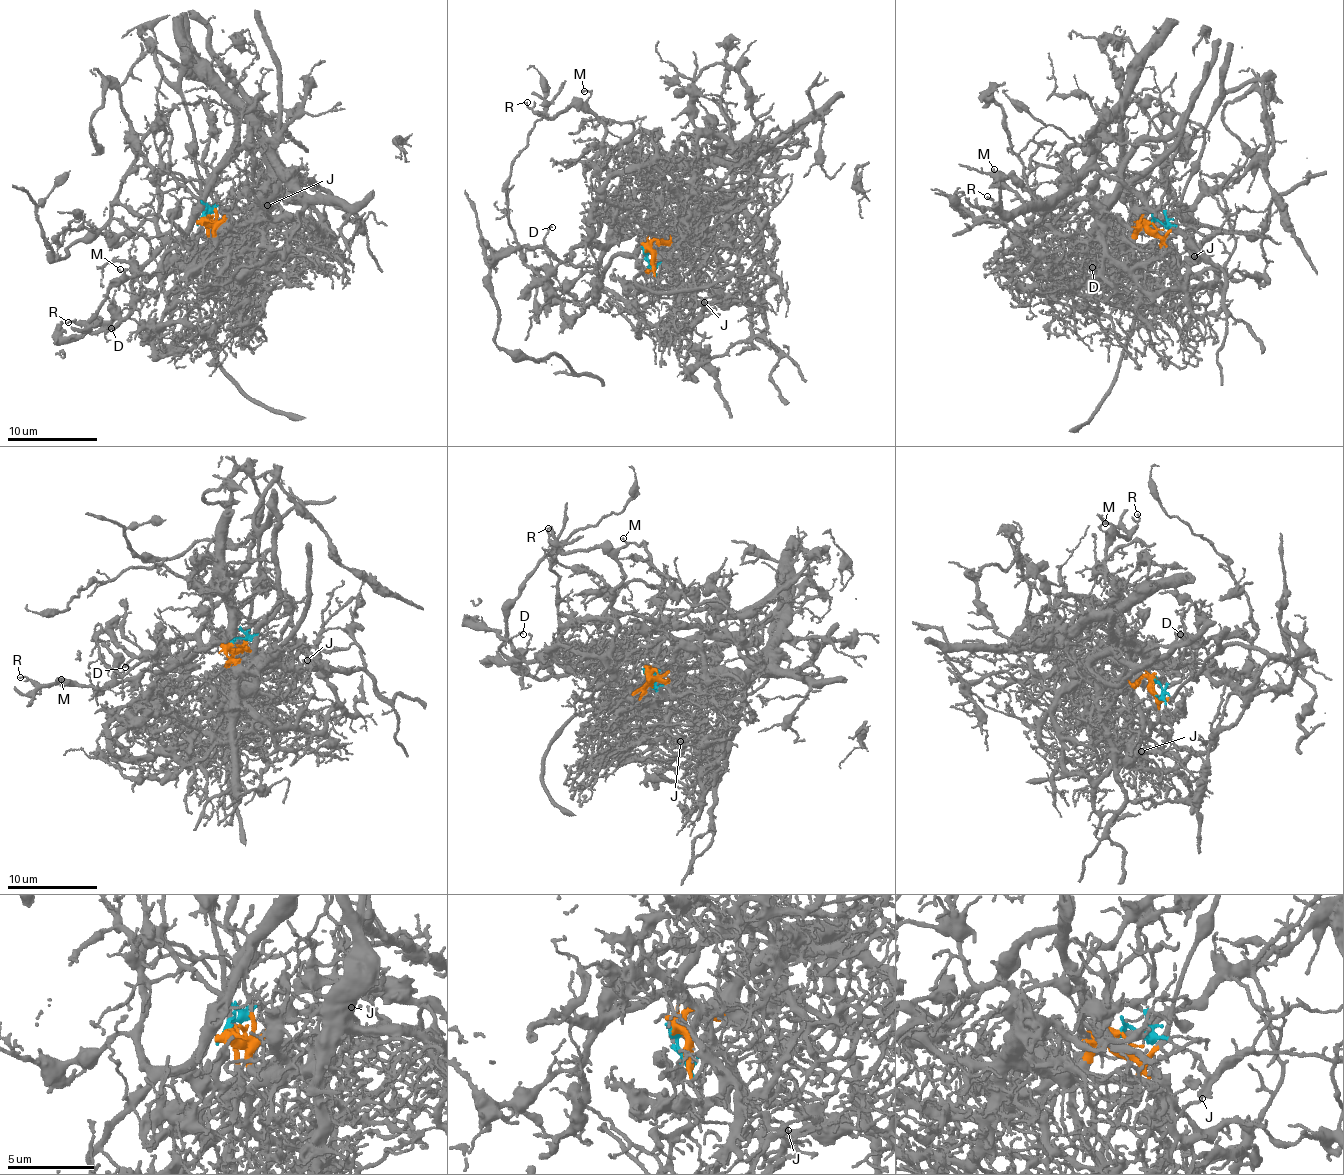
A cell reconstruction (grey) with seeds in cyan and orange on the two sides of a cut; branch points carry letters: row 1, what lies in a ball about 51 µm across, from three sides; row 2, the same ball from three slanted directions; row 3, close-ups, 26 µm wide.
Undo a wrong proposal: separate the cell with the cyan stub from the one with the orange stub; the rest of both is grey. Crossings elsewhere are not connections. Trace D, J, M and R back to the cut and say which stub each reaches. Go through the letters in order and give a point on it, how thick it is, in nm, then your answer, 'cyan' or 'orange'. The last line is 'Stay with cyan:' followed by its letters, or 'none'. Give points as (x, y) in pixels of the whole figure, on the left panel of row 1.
D: place (111, 328); calibre 140 nm; cyan
J: place (267, 205); calibre 80 nm; orange
M: place (120, 269); calibre 110 nm; cyan
R: place (68, 322); calibre 90 nm; cyan
Stay with cyan: D, M, R

